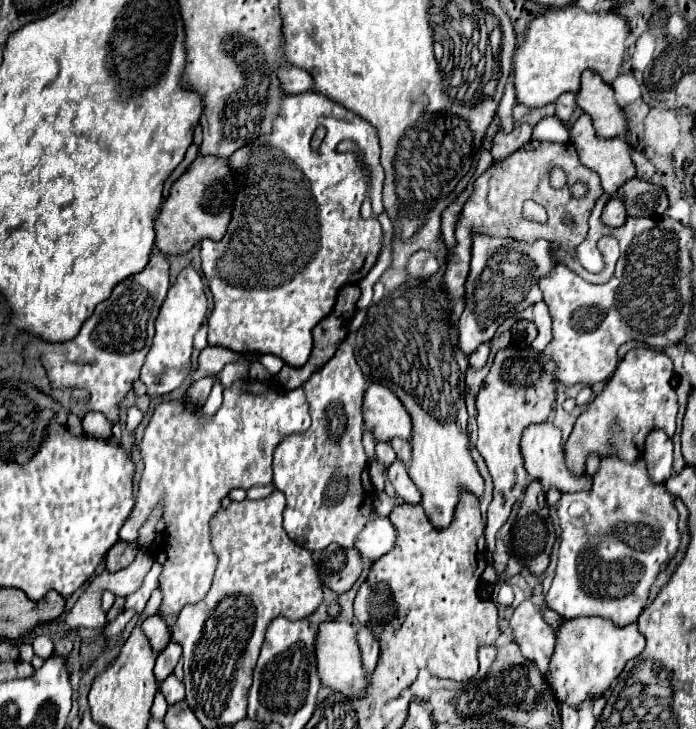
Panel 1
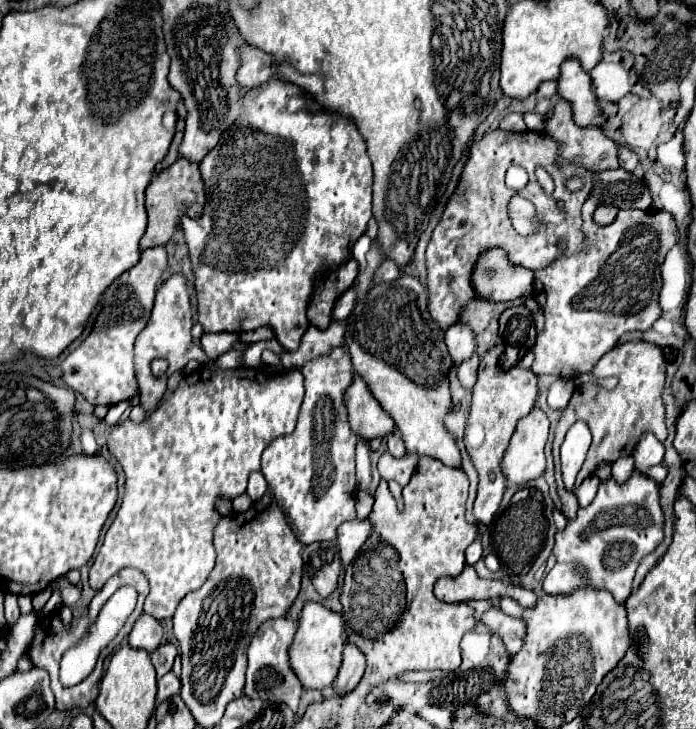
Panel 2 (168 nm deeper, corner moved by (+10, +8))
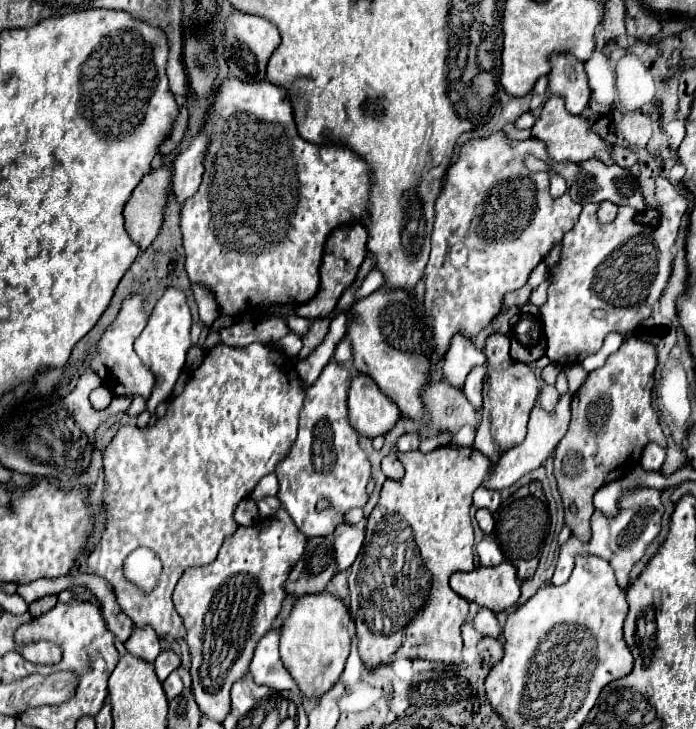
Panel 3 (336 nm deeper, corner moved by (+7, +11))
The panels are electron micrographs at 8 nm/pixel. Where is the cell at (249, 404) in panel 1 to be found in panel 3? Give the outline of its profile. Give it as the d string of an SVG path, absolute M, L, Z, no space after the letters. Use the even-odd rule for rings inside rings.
M218 343L192 373L182 395L174 399L174 409L170 403L166 415L146 429L138 429L134 425L122 425L118 429L102 455L108 483L104 489L108 523L98 549L88 557L88 565L96 575L104 577L112 585L122 611L132 617L134 625L150 625L166 639L184 637L184 625L174 609L172 591L186 569L204 567L216 559L224 537L234 533L238 527L232 519L236 503L250 497L256 483L264 475L272 473L276 463L286 457L290 443L298 433L304 393L304 383L300 381L294 363L274 345L252 343L236 349ZM136 547L152 549L162 561L162 577L150 595L142 595L124 579L122 573L122 561Z

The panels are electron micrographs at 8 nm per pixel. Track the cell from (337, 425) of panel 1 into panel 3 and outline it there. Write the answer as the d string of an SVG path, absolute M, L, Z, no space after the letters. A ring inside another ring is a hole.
M330 361L322 369L316 383L306 391L298 437L274 469L280 483L276 497L292 517L296 529L306 537L330 535L336 525L344 523L344 515L350 509L364 507L368 501L366 483L370 481L370 463L358 445L358 433L348 423L346 395L350 381L350 371L336 361ZM320 499L326 499L328 507L320 507Z

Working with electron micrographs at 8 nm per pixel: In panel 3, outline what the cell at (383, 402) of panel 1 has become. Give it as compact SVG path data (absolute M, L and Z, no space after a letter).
M356 375L348 393L348 417L360 435L374 439L396 425L400 411L368 375Z

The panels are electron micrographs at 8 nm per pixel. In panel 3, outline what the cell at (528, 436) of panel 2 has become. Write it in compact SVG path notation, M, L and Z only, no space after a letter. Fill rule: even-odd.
M566 393L560 397L556 411L546 413L540 407L530 411L528 433L526 439L516 445L514 449L506 451L498 463L498 467L490 469L486 457L470 447L456 447L444 445L430 453L410 451L398 453L400 461L406 467L406 475L402 481L386 481L380 493L380 501L368 517L366 525L366 539L360 555L356 557L354 565L350 567L350 615L356 623L356 637L358 637L358 652L368 669L376 669L380 665L392 663L396 657L406 659L428 659L428 661L442 661L458 665L462 663L462 635L460 627L468 615L468 601L456 595L448 587L448 577L454 571L472 571L474 569L474 533L470 523L470 505L472 493L480 487L510 487L522 475L538 469L564 437L568 423L570 423L570 401L572 395ZM402 627L402 629L400 629ZM396 631L402 631L402 639L398 641ZM390 637L390 639L388 639Z

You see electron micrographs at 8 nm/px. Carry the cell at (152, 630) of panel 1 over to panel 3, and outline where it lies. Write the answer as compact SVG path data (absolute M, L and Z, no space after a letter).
M144 625L144 627L134 627L132 629L132 635L130 639L124 643L126 649L136 655L136 657L142 657L150 663L154 663L154 659L158 657L158 653L162 651L160 649L160 639L156 635L156 631L150 627L150 625Z

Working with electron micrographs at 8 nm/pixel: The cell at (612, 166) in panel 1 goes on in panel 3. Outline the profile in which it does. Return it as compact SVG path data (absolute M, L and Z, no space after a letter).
M552 95L544 107L542 107L542 113L536 121L536 125L532 127L532 135L540 141L544 141L548 145L548 155L554 159L554 161L572 161L576 165L588 161L588 159L598 159L606 165L612 165L614 159L610 155L612 151L612 145L608 141L604 141L592 127L590 123L580 117L580 115L570 115L564 107L564 99L562 97L556 97Z

